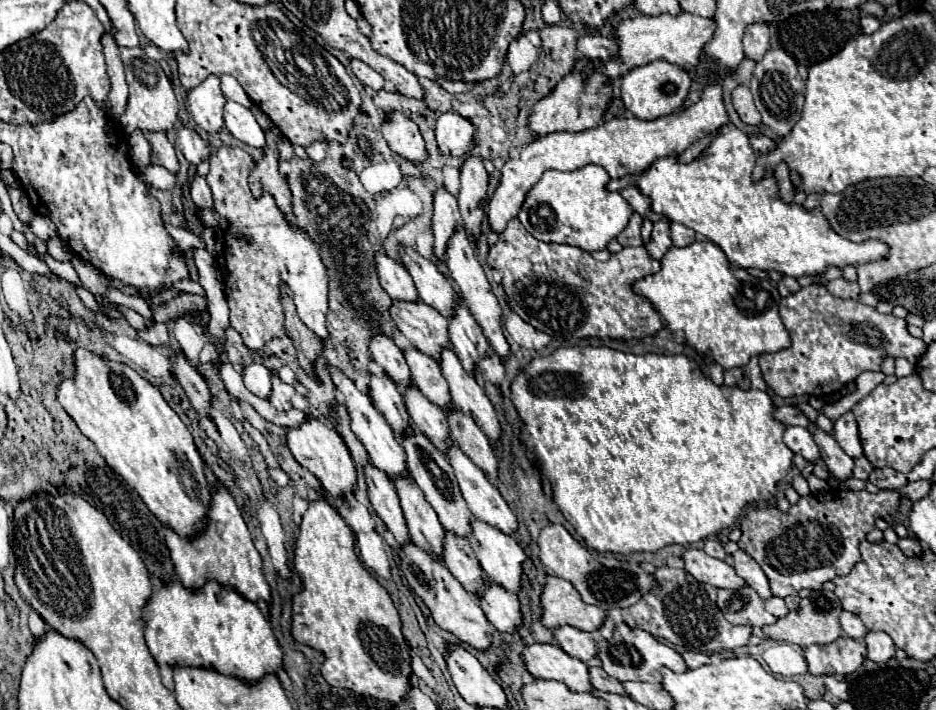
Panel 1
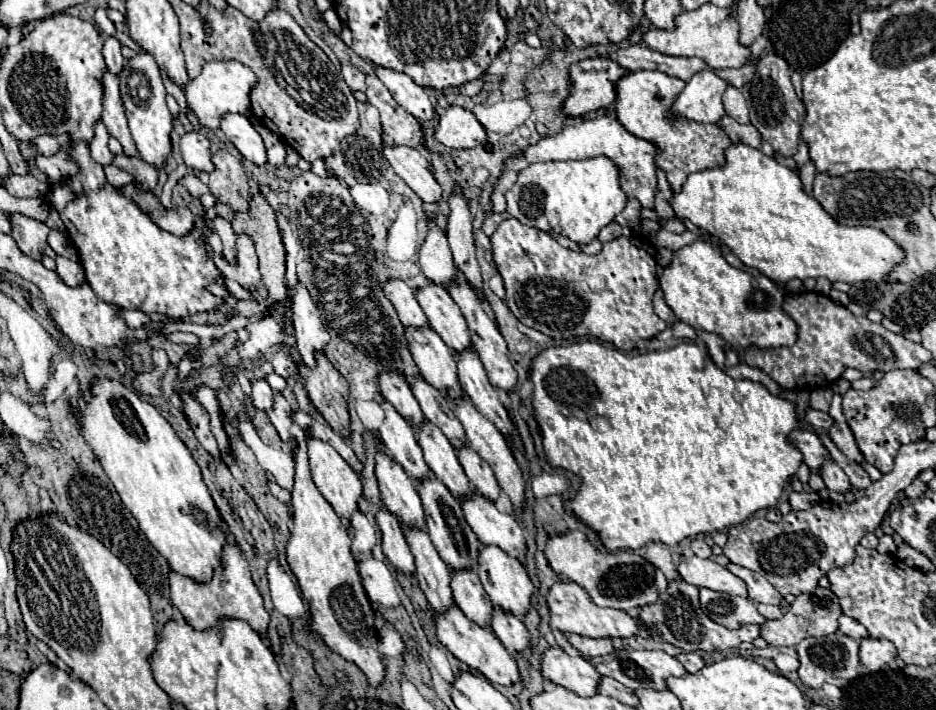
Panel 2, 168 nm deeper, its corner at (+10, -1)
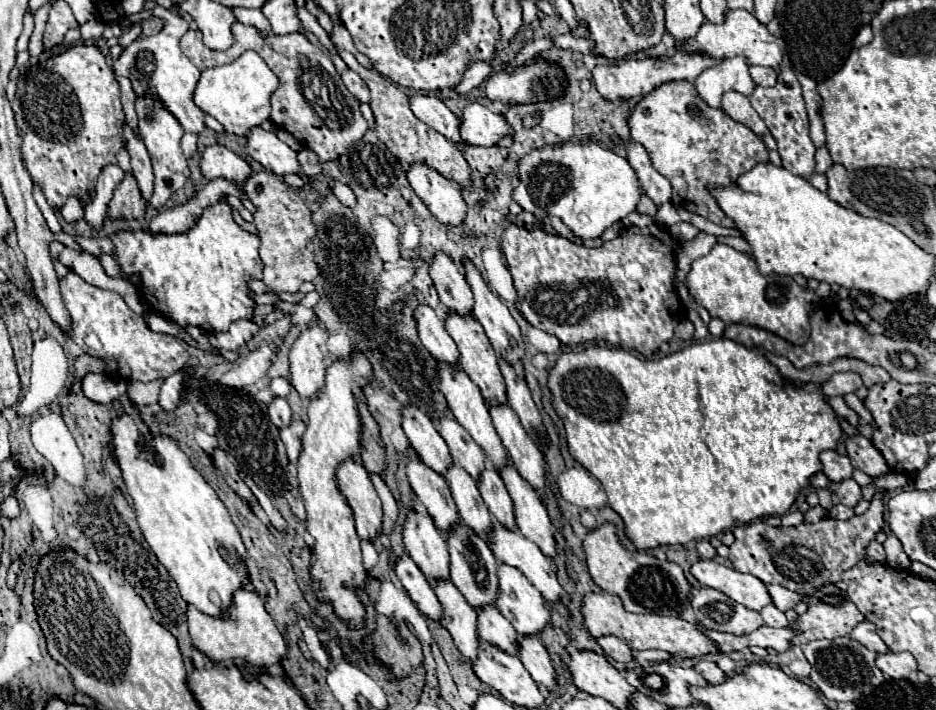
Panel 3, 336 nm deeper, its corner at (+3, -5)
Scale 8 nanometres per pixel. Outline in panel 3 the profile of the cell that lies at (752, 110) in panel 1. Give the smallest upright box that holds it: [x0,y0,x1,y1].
[722,92,768,134]

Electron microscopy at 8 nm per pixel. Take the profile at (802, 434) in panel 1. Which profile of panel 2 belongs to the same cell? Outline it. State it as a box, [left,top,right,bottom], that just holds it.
[791,428,831,472]

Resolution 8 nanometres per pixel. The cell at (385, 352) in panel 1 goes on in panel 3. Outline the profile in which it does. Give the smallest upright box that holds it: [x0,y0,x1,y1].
[402,404,450,470]

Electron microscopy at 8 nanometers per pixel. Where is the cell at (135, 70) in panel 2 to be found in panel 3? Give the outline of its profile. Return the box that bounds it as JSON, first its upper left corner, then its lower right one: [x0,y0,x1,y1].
[136,96,188,208]

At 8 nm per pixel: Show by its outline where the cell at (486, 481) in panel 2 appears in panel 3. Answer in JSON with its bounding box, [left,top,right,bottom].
[478,468,516,530]

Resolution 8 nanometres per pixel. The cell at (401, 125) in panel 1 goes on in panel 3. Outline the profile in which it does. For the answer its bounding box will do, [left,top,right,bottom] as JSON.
[408,162,466,226]

